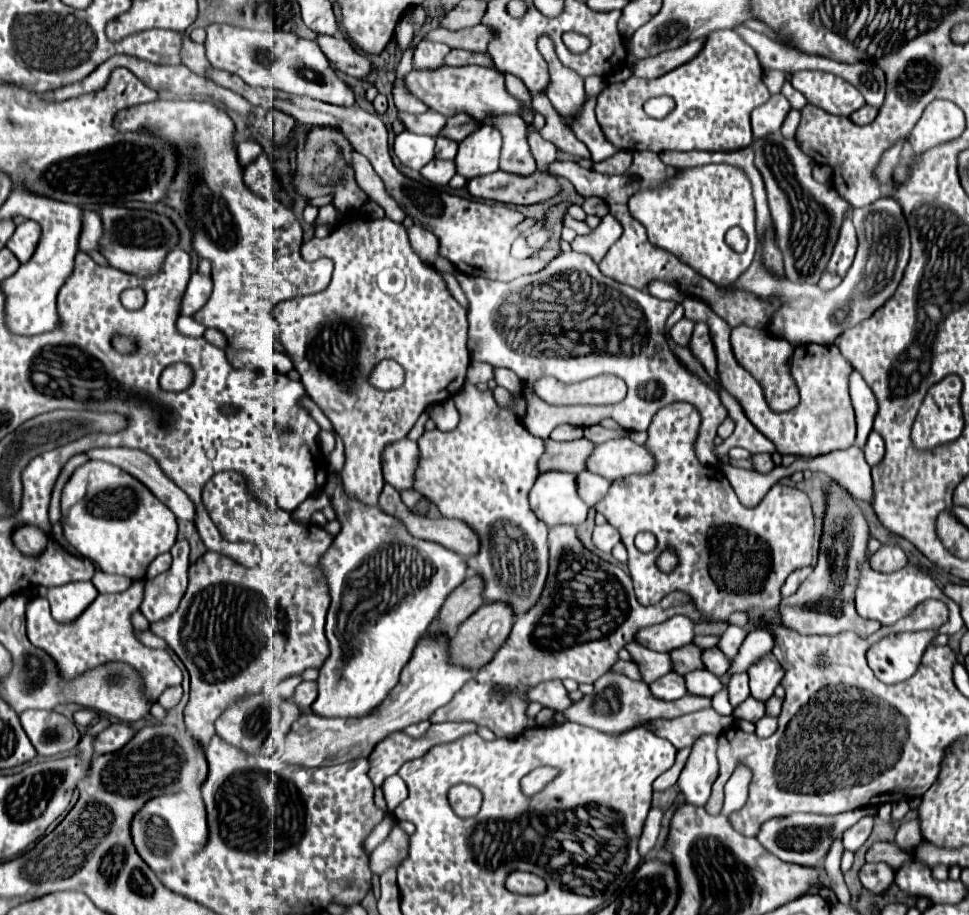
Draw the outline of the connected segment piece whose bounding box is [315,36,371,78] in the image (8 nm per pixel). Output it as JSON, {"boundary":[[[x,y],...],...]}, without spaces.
{"boundary":[[[317,36],[315,42],[319,44],[321,52],[327,56],[327,60],[335,66],[335,70],[363,78],[371,70],[371,60],[363,54],[359,54],[353,44],[343,36]]]}

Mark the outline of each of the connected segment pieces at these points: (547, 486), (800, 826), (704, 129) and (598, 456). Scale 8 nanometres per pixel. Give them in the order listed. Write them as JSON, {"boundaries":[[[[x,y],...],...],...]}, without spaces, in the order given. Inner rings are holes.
{"boundaries":[[[[543,472],[529,494],[529,504],[537,518],[549,528],[557,524],[579,526],[587,518],[587,504],[577,494],[577,474]]],[[[859,808],[859,810],[851,810],[851,812],[843,812],[843,814],[835,814],[835,816],[823,816],[823,814],[793,814],[793,816],[785,816],[785,818],[771,818],[767,820],[759,834],[757,840],[759,844],[771,852],[773,856],[781,858],[783,862],[789,864],[799,864],[799,866],[819,866],[821,860],[825,858],[831,842],[841,836],[847,828],[851,828],[855,822],[859,822],[865,816],[875,816],[877,810],[875,808]]],[[[713,30],[707,34],[701,52],[687,64],[657,80],[643,82],[629,78],[609,84],[597,100],[597,122],[607,140],[621,150],[709,150],[729,152],[747,148],[753,142],[749,116],[753,108],[765,104],[770,92],[763,82],[763,66],[755,50],[733,30]],[[653,96],[671,96],[675,110],[663,120],[649,118],[643,102]]],[[[629,438],[597,444],[587,468],[607,480],[619,480],[631,474],[651,474],[657,462],[653,454]]]]}

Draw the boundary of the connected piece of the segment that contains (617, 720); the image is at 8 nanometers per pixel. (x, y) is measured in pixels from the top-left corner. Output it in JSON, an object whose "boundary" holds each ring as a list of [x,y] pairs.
{"boundary":[[[613,670],[603,674],[593,686],[595,686],[593,694],[583,696],[579,702],[575,702],[571,706],[571,710],[567,710],[565,717],[562,714],[556,714],[552,725],[559,726],[567,718],[571,722],[595,728],[599,732],[615,734],[615,732],[623,732],[627,728],[633,728],[637,724],[645,724],[645,722],[655,720],[655,718],[677,718],[677,716],[683,716],[687,712],[697,712],[697,710],[703,710],[703,708],[711,706],[711,698],[693,696],[693,694],[687,694],[687,696],[683,696],[683,698],[679,698],[675,702],[659,700],[659,698],[655,698],[651,694],[651,690],[649,690],[649,686],[645,682],[633,682],[625,674],[613,672]]]}

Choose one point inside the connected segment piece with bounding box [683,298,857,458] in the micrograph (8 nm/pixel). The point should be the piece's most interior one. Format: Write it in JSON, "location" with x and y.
{"location":[823,421]}

